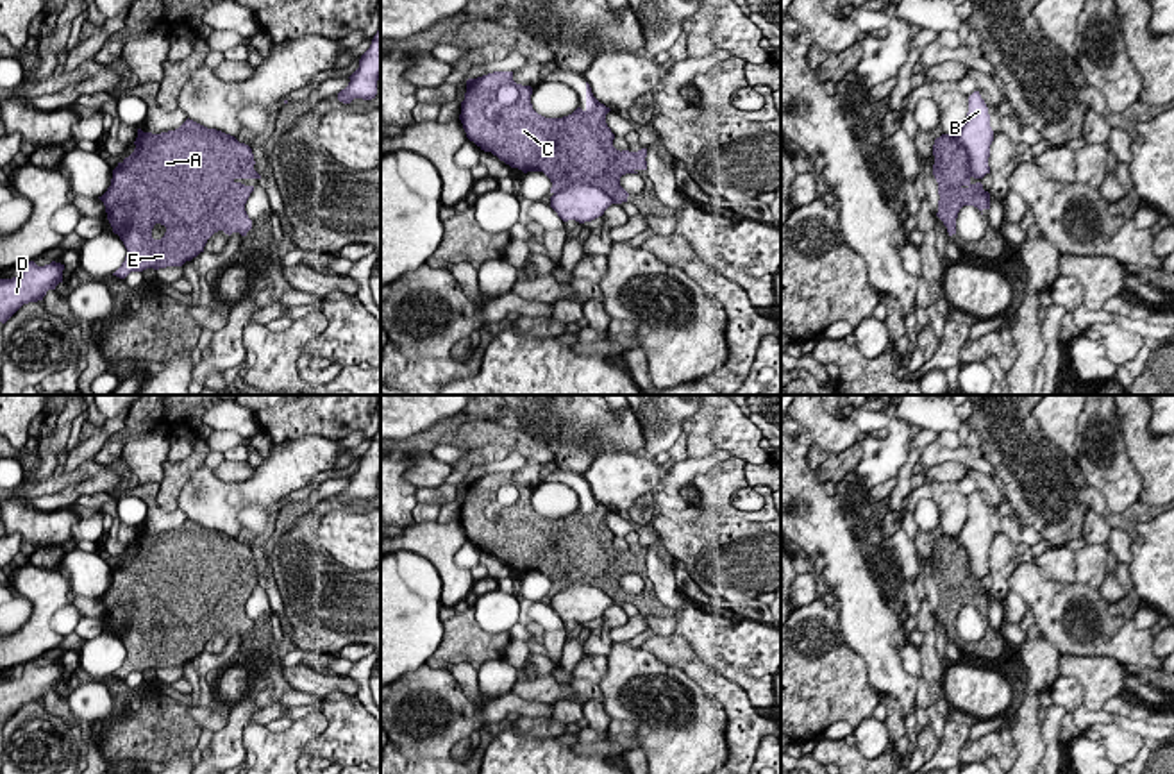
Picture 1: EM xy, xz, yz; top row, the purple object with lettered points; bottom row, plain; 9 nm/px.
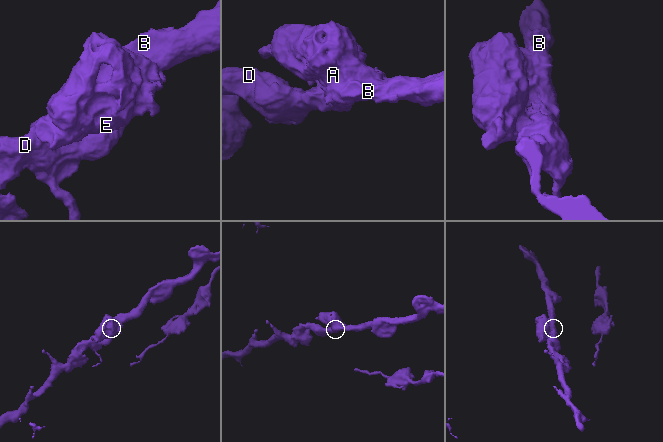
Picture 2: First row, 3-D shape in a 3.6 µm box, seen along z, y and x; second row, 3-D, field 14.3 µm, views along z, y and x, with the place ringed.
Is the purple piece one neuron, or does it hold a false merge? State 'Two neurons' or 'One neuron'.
One neuron

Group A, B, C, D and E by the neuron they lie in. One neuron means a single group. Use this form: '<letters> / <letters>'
A B C D E

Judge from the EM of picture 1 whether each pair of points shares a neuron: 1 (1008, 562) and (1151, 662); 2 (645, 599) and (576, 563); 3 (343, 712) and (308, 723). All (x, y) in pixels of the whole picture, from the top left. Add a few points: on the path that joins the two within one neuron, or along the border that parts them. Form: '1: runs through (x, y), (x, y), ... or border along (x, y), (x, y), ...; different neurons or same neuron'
1: border along (1019, 562), (1008, 580), (1008, 590); different neurons
2: runs through (628, 597), (601, 588), (594, 581); same neuron
3: border along (324, 714), (326, 728), (301, 753); different neurons

